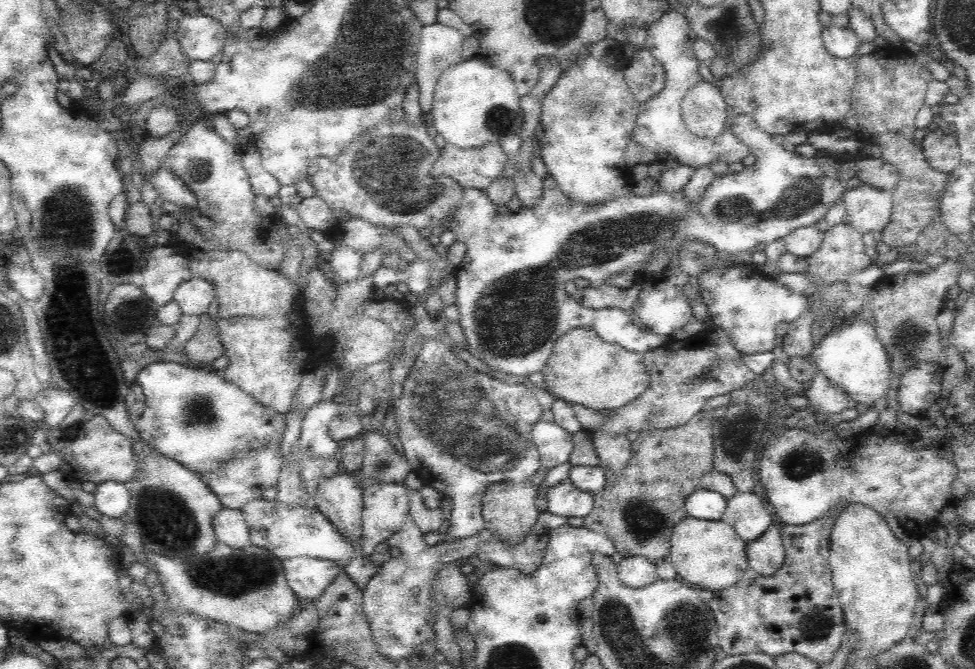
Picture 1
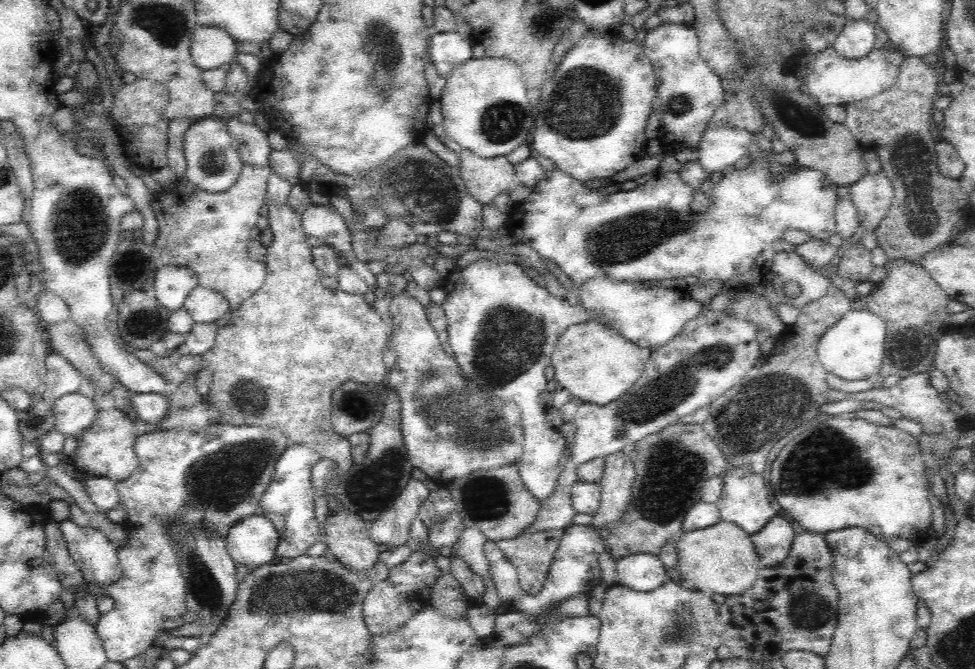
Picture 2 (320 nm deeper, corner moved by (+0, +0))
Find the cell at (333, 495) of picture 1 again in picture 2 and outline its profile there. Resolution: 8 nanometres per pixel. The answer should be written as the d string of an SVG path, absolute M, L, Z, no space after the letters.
M336 509L328 514L324 541L338 562L354 572L366 572L378 562L378 545L369 536L366 522L356 512Z

